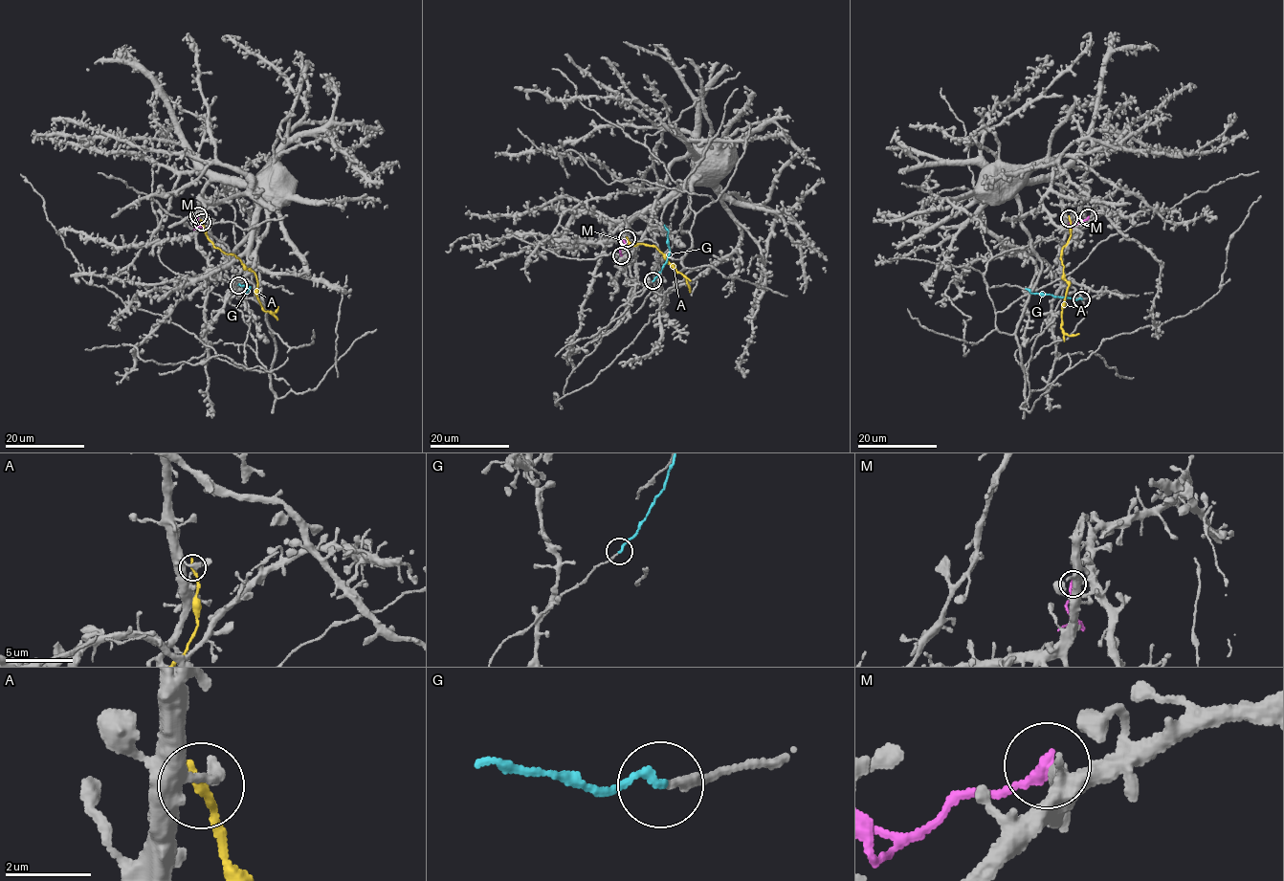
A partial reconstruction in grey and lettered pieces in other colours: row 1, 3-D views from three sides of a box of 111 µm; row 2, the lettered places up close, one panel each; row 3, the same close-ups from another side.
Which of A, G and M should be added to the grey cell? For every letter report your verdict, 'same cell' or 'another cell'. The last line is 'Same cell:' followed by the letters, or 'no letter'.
A: another cell
G: same cell
M: another cell
Same cell: G

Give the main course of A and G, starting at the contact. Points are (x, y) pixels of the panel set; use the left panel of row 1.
A: (201, 222), (215, 248), (232, 254), (254, 272), (256, 298), (266, 311), (274, 313), (277, 307)
G: (238, 285), (251, 287), (246, 295), (241, 293)

